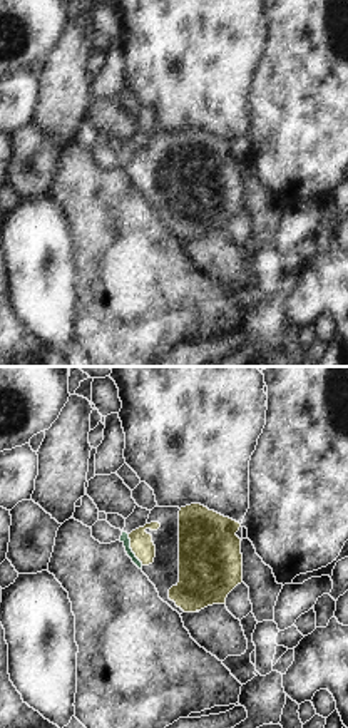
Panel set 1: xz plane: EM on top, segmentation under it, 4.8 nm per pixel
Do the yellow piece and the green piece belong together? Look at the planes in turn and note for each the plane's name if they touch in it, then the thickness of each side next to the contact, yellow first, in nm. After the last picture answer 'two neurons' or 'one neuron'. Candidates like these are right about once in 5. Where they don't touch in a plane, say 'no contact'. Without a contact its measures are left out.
xz | 110/50 nm

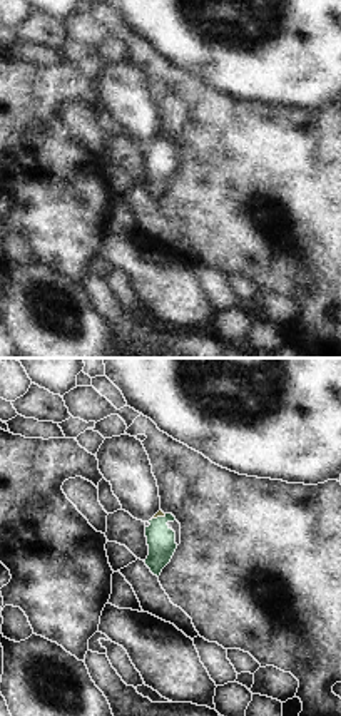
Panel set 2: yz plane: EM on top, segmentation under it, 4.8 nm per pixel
yz | 30/140 nm

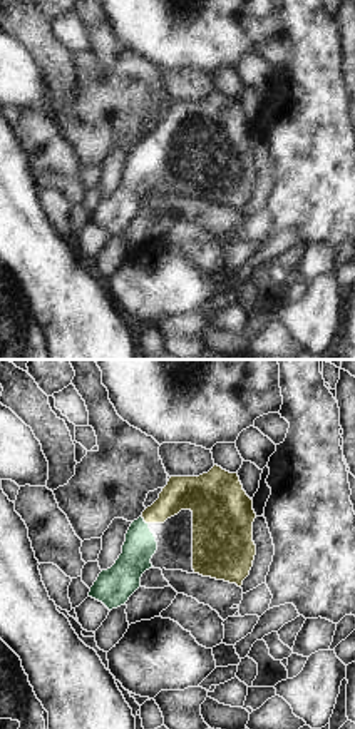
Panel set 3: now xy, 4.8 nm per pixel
xy | 160/150 nm

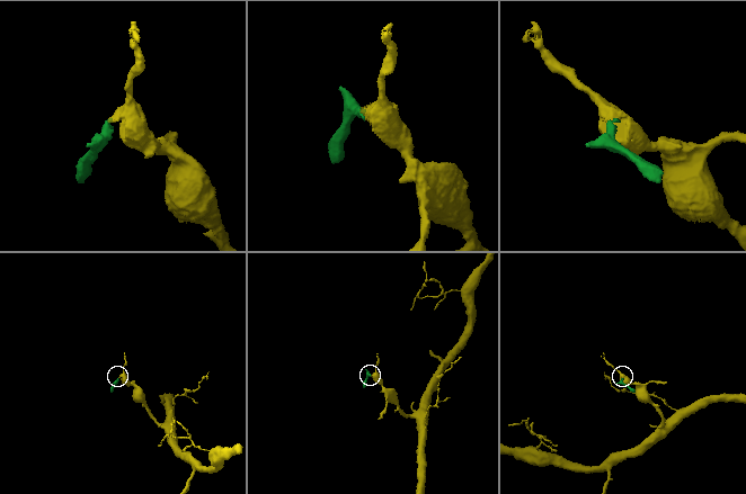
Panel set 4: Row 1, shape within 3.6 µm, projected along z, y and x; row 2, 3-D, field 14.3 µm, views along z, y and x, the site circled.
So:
one neuron

